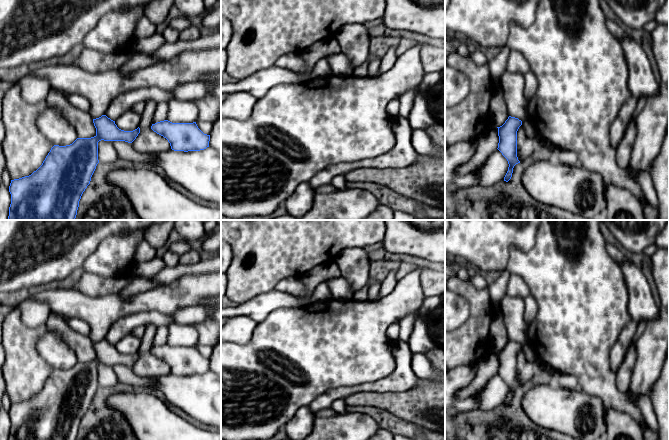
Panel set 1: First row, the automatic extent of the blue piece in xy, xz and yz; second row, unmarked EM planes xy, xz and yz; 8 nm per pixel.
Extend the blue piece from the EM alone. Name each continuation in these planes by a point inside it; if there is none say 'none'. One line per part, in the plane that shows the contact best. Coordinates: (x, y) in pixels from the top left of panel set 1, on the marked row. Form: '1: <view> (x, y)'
none

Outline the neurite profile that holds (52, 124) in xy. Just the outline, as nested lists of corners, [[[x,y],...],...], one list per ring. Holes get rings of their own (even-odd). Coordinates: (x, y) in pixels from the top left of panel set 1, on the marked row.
[[[48,105],[37,118],[36,124],[39,131],[54,145],[70,145],[78,138],[74,127]]]

